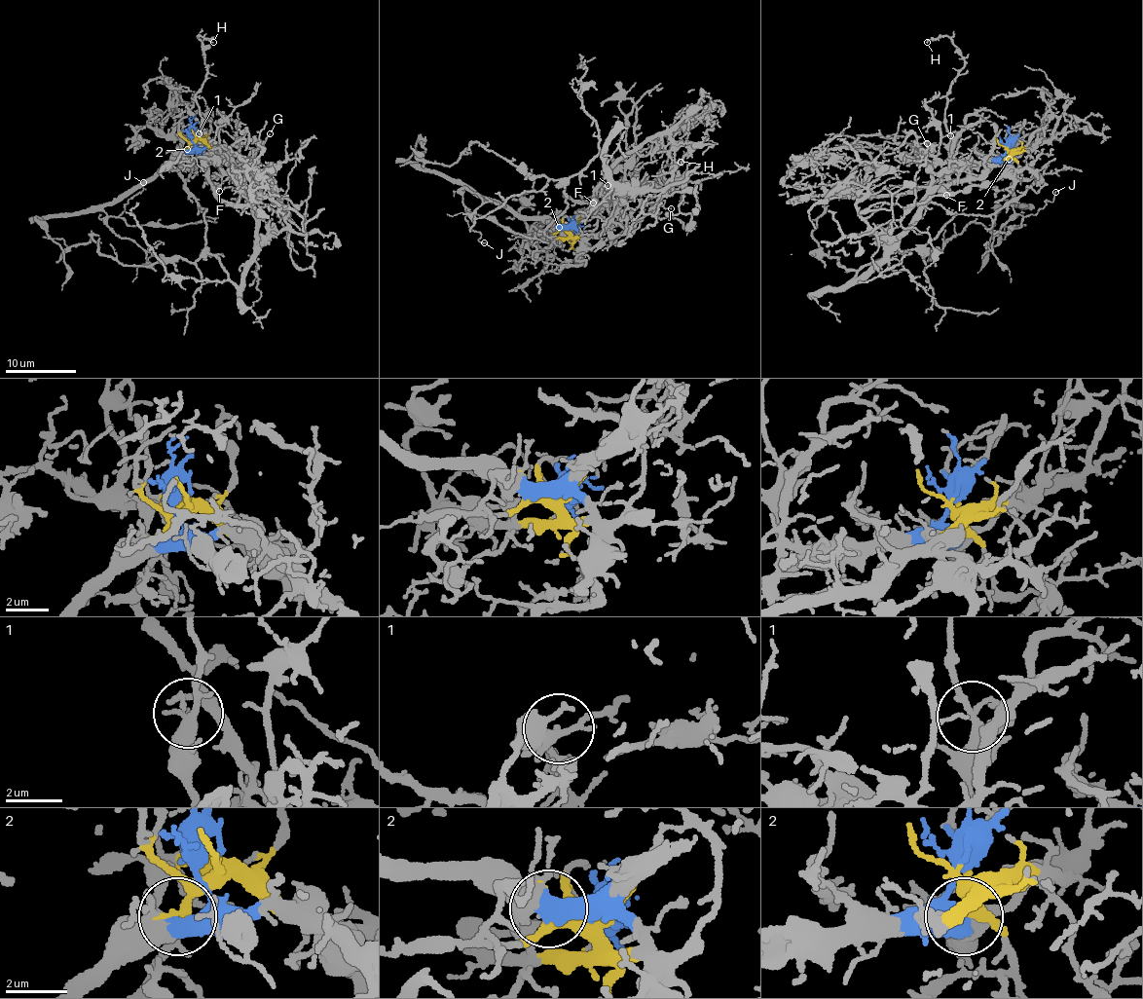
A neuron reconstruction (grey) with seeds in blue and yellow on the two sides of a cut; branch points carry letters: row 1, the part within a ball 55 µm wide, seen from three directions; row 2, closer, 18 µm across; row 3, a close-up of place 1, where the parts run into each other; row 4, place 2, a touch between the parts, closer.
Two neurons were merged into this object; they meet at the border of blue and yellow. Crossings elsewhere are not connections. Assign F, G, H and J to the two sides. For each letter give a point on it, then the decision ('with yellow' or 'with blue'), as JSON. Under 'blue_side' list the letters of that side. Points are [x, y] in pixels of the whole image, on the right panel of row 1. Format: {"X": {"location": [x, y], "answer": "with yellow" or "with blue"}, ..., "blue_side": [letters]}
{"F": {"location": [946, 195], "answer": "with blue"}, "G": {"location": [927, 143], "answer": "with blue"}, "H": {"location": [927, 42], "answer": "with blue"}, "J": {"location": [1055, 192], "answer": "with blue"}, "blue_side": ["F", "G", "H", "J"]}

